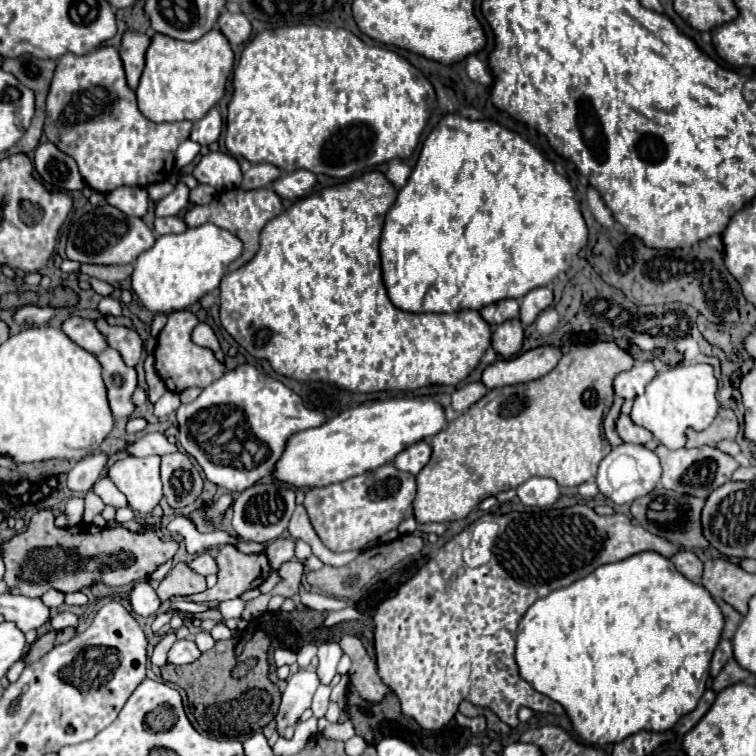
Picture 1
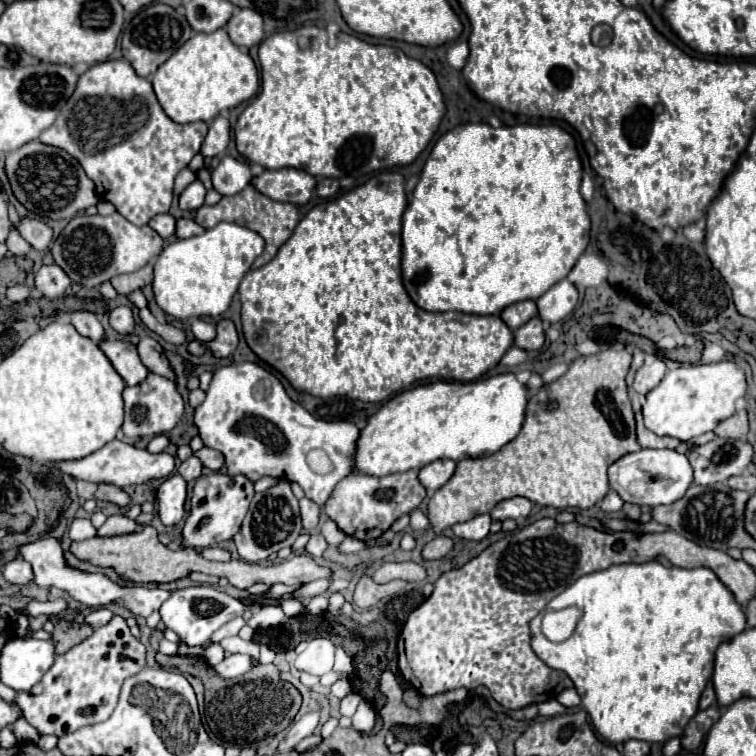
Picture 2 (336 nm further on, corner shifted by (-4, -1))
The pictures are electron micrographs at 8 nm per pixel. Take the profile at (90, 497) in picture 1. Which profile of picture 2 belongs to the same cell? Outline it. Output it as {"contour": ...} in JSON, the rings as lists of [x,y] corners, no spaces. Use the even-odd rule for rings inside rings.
{"contour":[[[112,515],[106,519],[106,523],[98,529],[100,537],[112,537],[112,535],[126,535],[136,529],[136,523],[128,519],[126,515]]]}

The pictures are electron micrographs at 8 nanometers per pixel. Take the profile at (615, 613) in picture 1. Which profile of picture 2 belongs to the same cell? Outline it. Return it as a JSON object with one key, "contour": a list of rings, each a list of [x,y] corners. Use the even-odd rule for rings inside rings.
{"contour":[[[658,561],[642,565],[612,565],[604,571],[584,575],[558,597],[554,597],[546,609],[530,621],[534,653],[548,667],[564,671],[572,679],[594,729],[612,745],[626,743],[628,739],[664,743],[682,735],[688,721],[696,715],[700,695],[712,677],[712,659],[716,647],[734,637],[734,633],[740,633],[744,627],[746,615],[742,607],[708,567],[664,567]],[[574,603],[584,613],[572,637],[562,643],[548,641],[540,631],[544,613],[570,607]]]}

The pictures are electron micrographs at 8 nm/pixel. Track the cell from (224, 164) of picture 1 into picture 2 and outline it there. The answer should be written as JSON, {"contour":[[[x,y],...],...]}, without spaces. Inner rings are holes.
{"contour":[[[224,155],[218,163],[218,167],[212,171],[212,183],[214,189],[220,195],[236,195],[240,193],[252,179],[250,167],[244,161],[238,161],[230,155]]]}

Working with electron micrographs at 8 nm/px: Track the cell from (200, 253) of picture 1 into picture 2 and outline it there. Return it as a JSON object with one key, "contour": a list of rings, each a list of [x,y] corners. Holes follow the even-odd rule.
{"contour":[[[218,223],[202,235],[178,239],[162,249],[154,263],[152,291],[158,307],[176,317],[220,317],[236,293],[242,277],[264,251],[264,239],[236,223]]]}

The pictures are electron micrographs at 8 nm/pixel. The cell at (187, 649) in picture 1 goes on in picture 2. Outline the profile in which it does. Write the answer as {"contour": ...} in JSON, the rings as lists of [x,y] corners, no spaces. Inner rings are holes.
{"contour":[[[226,655],[218,665],[210,665],[210,669],[214,673],[218,673],[220,677],[240,677],[242,673],[252,669],[252,657],[248,655]]]}

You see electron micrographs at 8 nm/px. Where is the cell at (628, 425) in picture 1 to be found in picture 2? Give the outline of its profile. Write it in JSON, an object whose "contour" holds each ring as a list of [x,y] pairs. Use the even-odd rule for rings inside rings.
{"contour":[[[636,413],[636,439],[640,447],[652,447],[652,449],[674,449],[680,441],[674,437],[660,437],[652,431],[648,431],[642,423],[642,413]]]}

